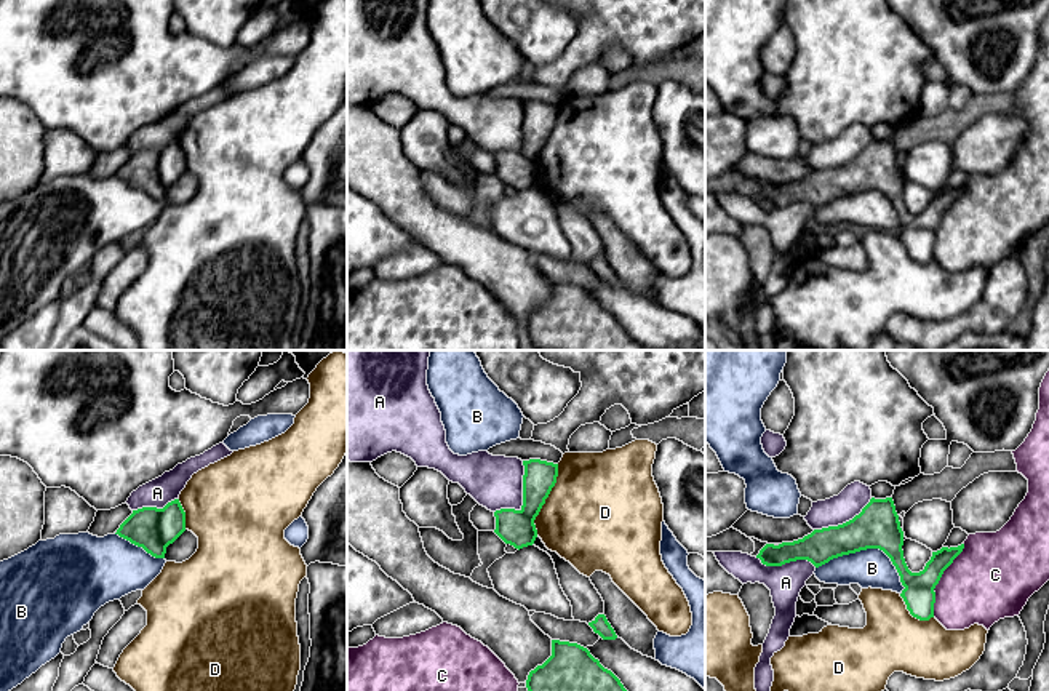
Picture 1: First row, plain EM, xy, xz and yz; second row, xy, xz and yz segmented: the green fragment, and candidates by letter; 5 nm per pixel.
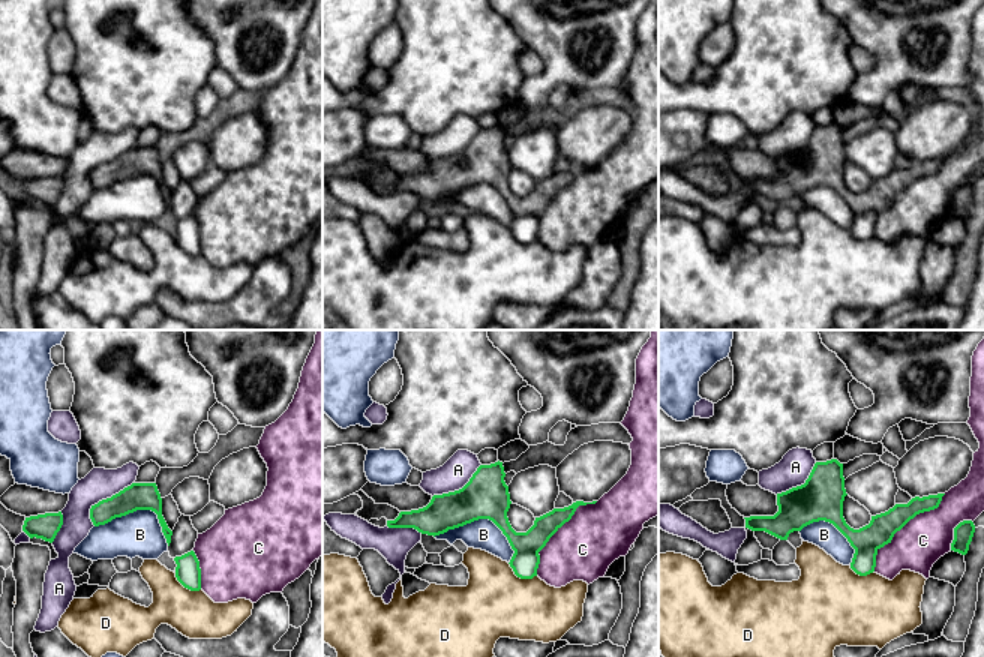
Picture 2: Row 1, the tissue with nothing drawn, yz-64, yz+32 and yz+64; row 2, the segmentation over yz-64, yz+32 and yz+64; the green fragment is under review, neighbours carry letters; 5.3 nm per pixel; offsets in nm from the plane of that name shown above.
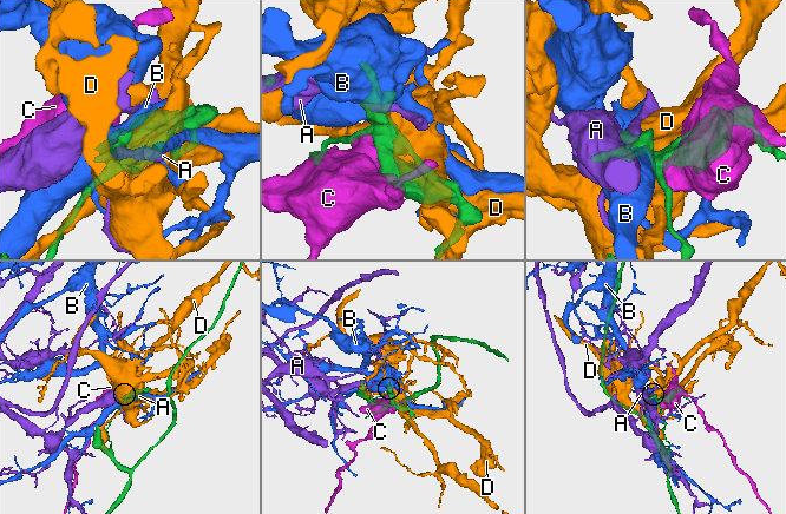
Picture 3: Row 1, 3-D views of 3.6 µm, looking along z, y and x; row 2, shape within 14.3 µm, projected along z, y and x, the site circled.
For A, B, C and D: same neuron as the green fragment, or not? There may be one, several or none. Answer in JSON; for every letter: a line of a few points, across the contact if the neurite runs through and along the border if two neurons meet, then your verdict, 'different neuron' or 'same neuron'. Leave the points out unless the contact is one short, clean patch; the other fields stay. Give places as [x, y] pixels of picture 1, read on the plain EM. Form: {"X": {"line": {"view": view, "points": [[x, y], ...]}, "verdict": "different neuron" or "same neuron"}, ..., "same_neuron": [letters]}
{"A": {"verdict": "different neuron"}, "B": {"verdict": "different neuron"}, "C": {"verdict": "different neuron"}, "D": {"verdict": "different neuron"}, "same_neuron": []}

